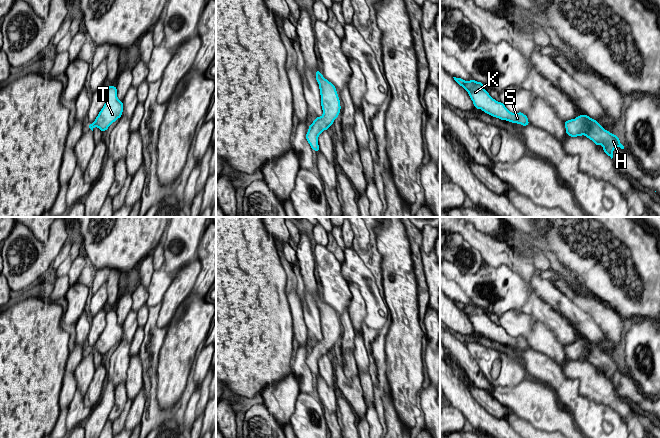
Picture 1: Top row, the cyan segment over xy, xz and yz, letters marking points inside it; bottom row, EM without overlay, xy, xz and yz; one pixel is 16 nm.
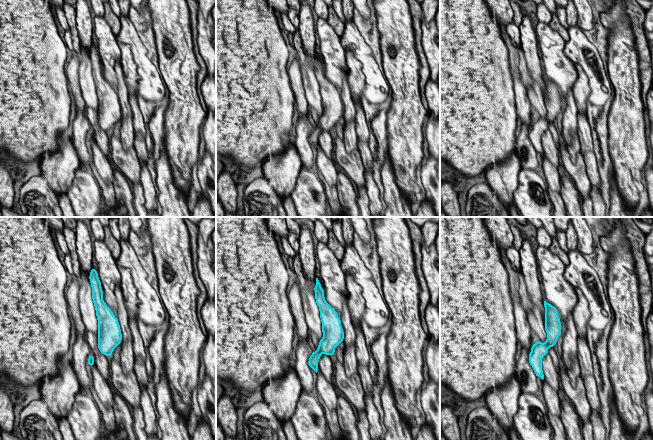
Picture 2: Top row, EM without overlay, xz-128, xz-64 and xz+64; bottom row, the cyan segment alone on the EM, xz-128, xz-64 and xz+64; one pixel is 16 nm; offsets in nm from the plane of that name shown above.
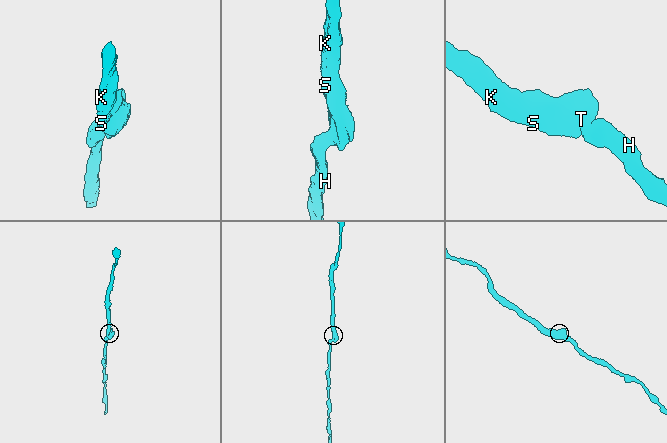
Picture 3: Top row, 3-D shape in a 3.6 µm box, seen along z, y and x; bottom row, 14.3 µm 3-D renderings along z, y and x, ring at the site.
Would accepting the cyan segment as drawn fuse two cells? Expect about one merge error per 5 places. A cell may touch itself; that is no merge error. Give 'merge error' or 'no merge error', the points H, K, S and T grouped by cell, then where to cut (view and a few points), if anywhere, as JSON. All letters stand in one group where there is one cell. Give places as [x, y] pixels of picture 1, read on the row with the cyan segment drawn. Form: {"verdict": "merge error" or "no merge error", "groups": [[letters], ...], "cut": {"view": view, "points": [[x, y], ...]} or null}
{"verdict": "no merge error", "groups": [["H", "K", "S", "T"]], "cut": null}

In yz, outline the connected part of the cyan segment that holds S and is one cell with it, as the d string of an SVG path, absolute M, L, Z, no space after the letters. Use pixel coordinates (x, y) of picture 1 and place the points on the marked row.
M453 78L468 92L475 108L481 109L485 113L501 120L521 124L523 126L529 125L528 117L526 115L522 112L510 112L503 103L496 101L489 95L484 89L483 83L475 80L465 81L461 78Z

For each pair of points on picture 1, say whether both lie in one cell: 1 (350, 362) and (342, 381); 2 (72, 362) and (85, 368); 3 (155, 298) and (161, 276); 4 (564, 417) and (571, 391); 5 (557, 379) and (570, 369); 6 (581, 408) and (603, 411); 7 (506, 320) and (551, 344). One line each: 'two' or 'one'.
1: two
2: two
3: one
4: two
5: two
6: one
7: one

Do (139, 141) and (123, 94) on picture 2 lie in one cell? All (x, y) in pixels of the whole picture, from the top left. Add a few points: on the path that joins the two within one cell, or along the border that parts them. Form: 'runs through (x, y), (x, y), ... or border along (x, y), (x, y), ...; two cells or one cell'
border along (135, 134), (132, 146); two cells

